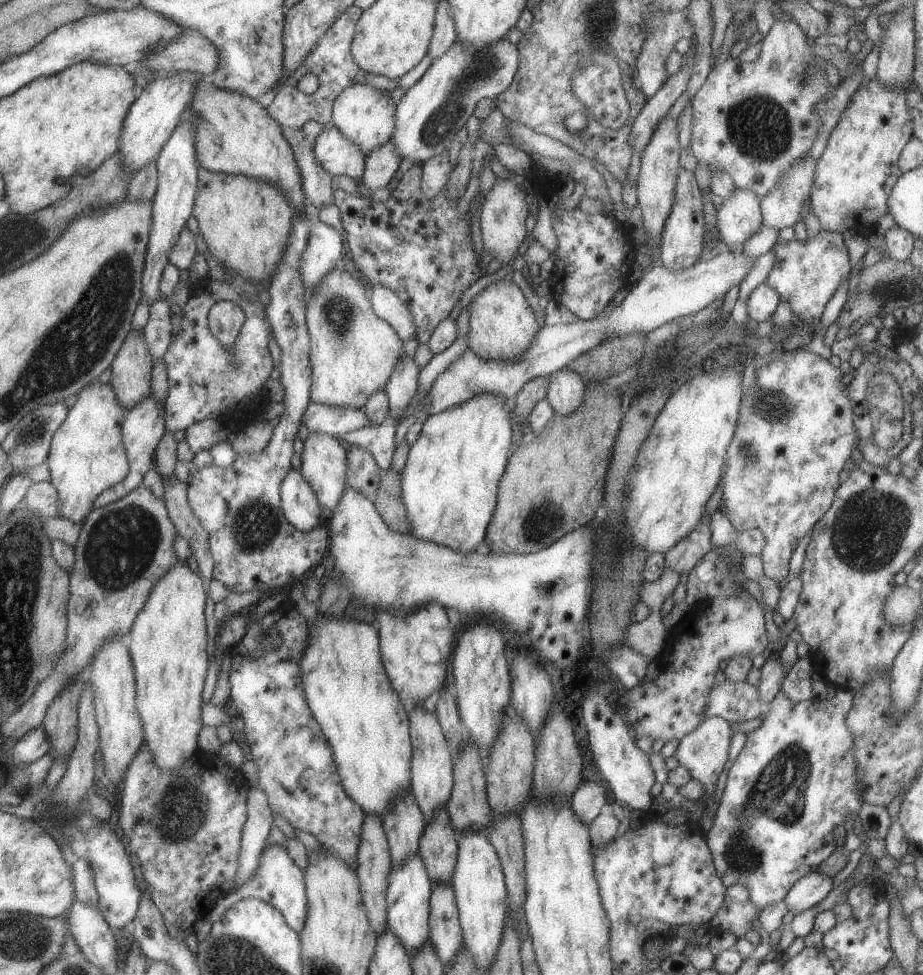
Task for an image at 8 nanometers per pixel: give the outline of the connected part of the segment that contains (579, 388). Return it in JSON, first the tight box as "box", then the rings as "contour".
{"box":[545,367,585,417],"contour":[[[566,367],[547,377],[550,380],[545,398],[550,403],[553,413],[563,417],[577,411],[584,402],[585,384],[581,378]]]}

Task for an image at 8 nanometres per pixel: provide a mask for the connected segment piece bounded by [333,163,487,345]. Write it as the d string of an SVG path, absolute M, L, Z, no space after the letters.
M416 163L403 172L397 187L385 202L373 202L353 197L341 189L335 188L333 203L340 213L341 233L349 249L349 260L355 268L367 278L371 286L389 288L399 301L409 310L415 330L414 339L419 344L427 344L437 325L449 317L462 293L478 278L486 274L485 266L477 262L473 253L471 239L467 235L470 230L466 226L467 212L464 219L457 214L456 201L445 199L445 188L432 199L426 200L420 190L421 168Z

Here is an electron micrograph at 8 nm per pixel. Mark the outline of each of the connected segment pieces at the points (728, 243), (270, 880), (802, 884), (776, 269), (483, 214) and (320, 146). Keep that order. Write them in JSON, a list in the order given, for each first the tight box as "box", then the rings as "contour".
[{"box":[716,188,762,252],"contour":[[[734,188],[732,196],[716,210],[719,242],[728,251],[741,252],[743,243],[762,225],[760,200],[751,192]]]},{"box":[205,843,308,933],"contour":[[[267,843],[258,861],[257,869],[251,874],[249,881],[241,889],[235,889],[223,897],[217,898],[205,917],[213,923],[239,900],[249,898],[272,905],[278,912],[281,912],[285,923],[295,933],[299,933],[303,929],[308,912],[304,874],[295,866],[289,858],[288,852],[280,844]]]},{"box":[786,872,832,915],"contour":[[[813,872],[797,880],[786,895],[786,910],[794,915],[821,903],[832,890],[832,879]]]},{"box":[764,230,850,325],"contour":[[[820,230],[818,235],[811,239],[807,238],[803,244],[799,244],[793,238],[785,243],[777,241],[772,247],[774,248],[776,260],[764,282],[777,292],[780,300],[784,300],[789,304],[791,312],[809,324],[817,322],[819,325],[820,315],[825,304],[832,297],[838,286],[848,278],[850,273],[849,256],[843,238],[839,233],[829,233]]]},{"box":[479,177,529,270],"contour":[[[497,177],[493,187],[483,198],[483,205],[479,214],[481,242],[483,243],[484,251],[499,262],[499,270],[508,263],[512,263],[518,248],[526,237],[524,221],[529,211],[524,198],[525,192],[517,190],[517,186],[511,181],[511,178],[499,180]]]},{"box":[312,126,364,179],"contour":[[[332,126],[323,128],[312,145],[312,154],[320,168],[332,179],[346,176],[361,179],[364,170],[363,154]]]}]

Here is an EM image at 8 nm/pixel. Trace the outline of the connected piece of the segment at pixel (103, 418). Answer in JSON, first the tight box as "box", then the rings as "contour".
{"box":[46,380,128,524],"contour":[[[96,380],[93,383],[79,391],[75,401],[68,408],[65,420],[52,435],[46,459],[50,484],[56,491],[58,516],[55,517],[69,520],[74,524],[84,521],[93,509],[92,505],[97,496],[103,490],[123,480],[128,472],[128,463],[120,434],[125,410],[120,408],[109,384],[97,383]]]}

